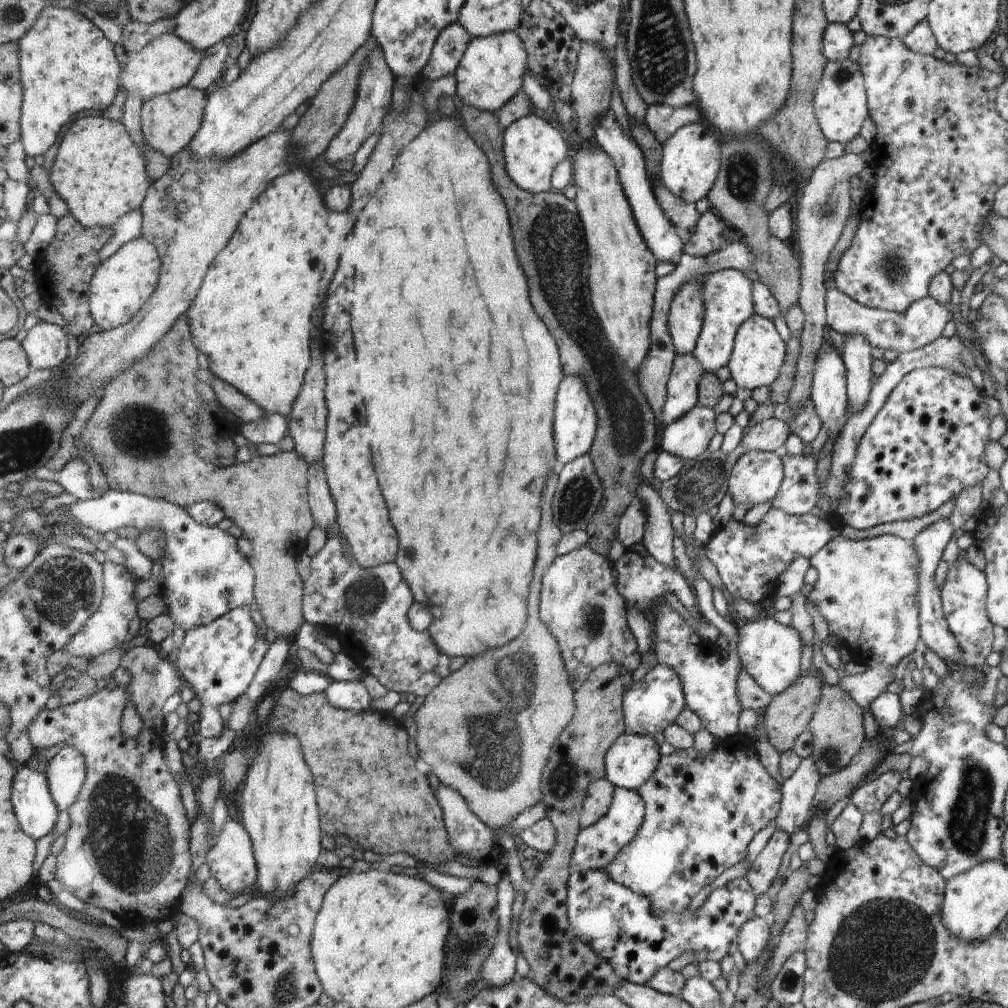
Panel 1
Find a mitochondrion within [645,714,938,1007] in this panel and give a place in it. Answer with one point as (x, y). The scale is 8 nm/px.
(880, 951)

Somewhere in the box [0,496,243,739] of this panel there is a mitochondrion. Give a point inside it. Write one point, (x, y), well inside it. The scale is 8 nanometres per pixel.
(62, 586)

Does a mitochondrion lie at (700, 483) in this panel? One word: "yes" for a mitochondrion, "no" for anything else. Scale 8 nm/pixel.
yes

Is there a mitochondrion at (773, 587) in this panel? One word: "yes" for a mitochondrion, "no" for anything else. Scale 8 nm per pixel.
no

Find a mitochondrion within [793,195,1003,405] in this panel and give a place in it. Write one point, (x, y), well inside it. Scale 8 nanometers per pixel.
(893, 266)

